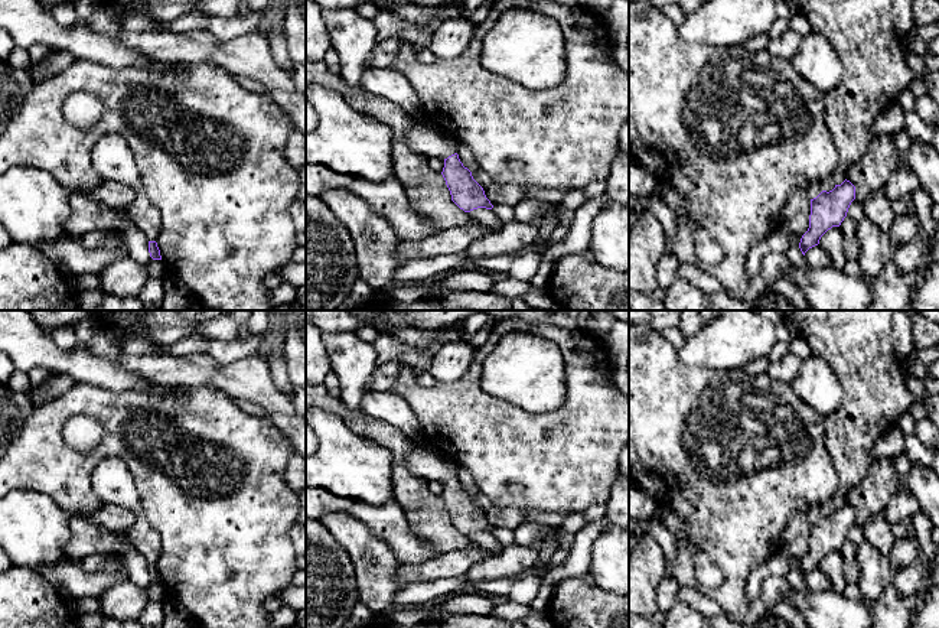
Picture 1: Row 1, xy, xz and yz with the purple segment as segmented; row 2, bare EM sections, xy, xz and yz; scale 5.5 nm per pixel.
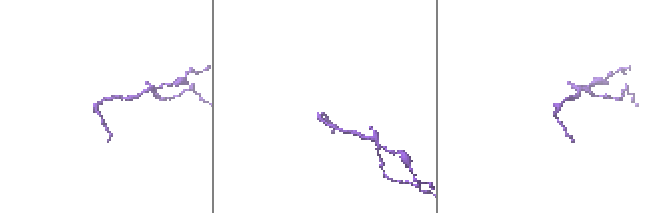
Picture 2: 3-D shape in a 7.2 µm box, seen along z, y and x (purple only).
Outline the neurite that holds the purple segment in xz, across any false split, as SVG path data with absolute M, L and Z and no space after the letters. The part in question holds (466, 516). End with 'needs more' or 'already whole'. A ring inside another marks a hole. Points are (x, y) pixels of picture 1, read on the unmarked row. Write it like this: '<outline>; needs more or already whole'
M417 446L407 455L408 471L420 478L444 484L443 501L450 514L451 524L464 536L477 531L492 533L483 511L473 502L472 495L463 489L457 478L459 466L436 450L433 446Z; needs more

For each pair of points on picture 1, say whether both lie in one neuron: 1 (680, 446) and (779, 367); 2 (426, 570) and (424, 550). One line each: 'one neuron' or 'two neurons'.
1: two neurons
2: two neurons

